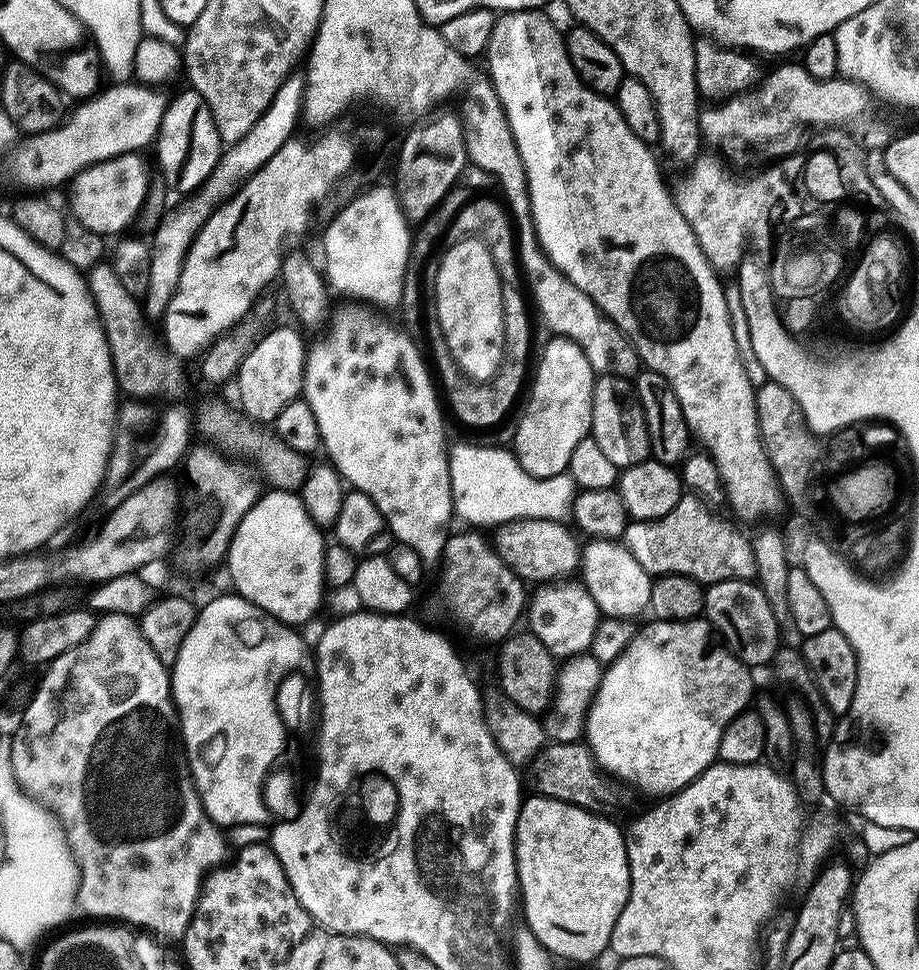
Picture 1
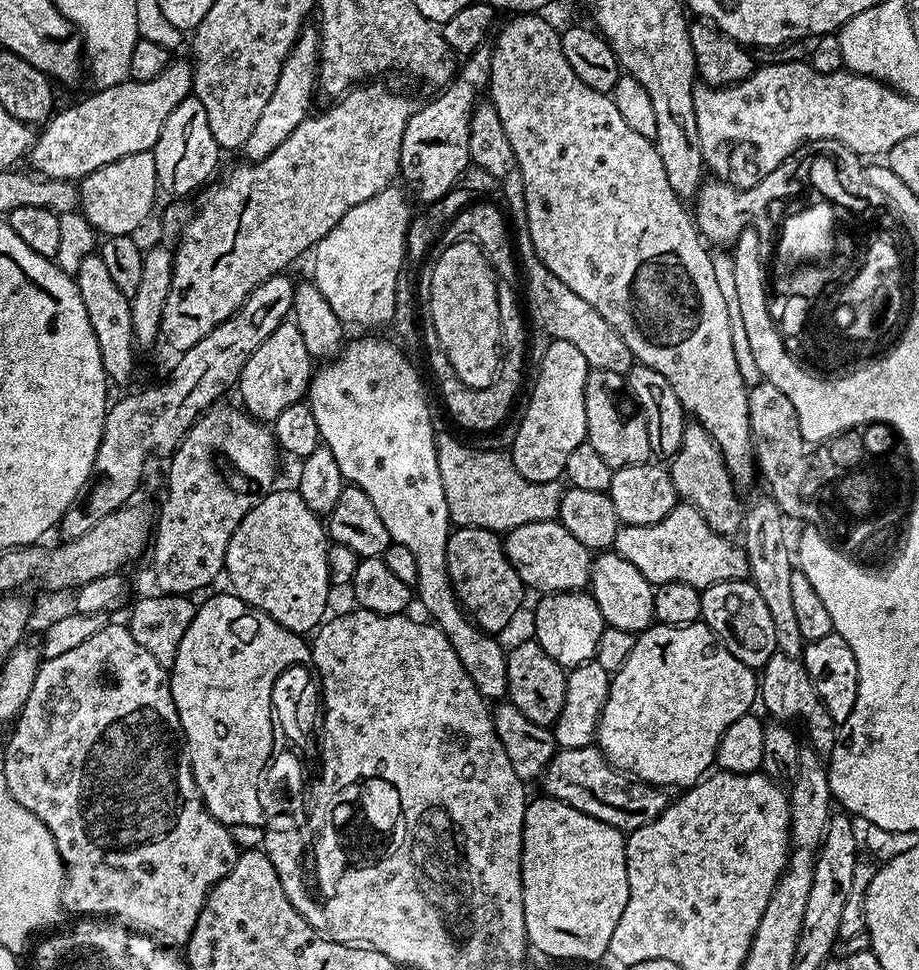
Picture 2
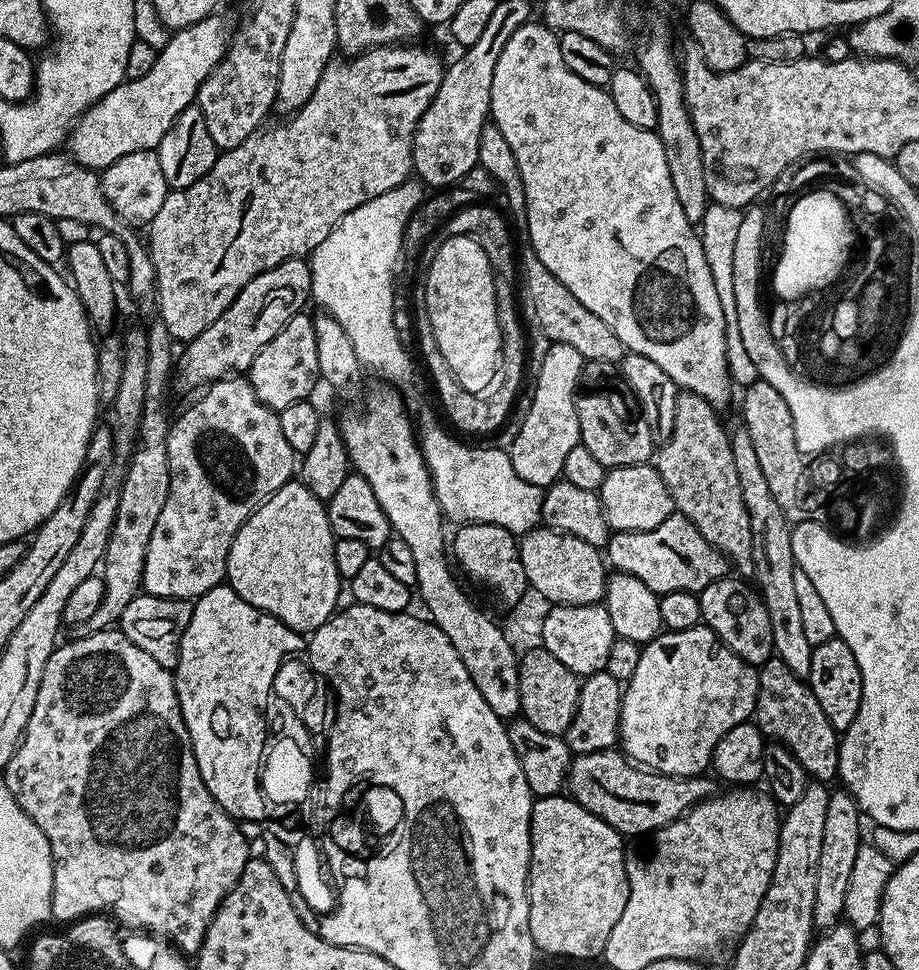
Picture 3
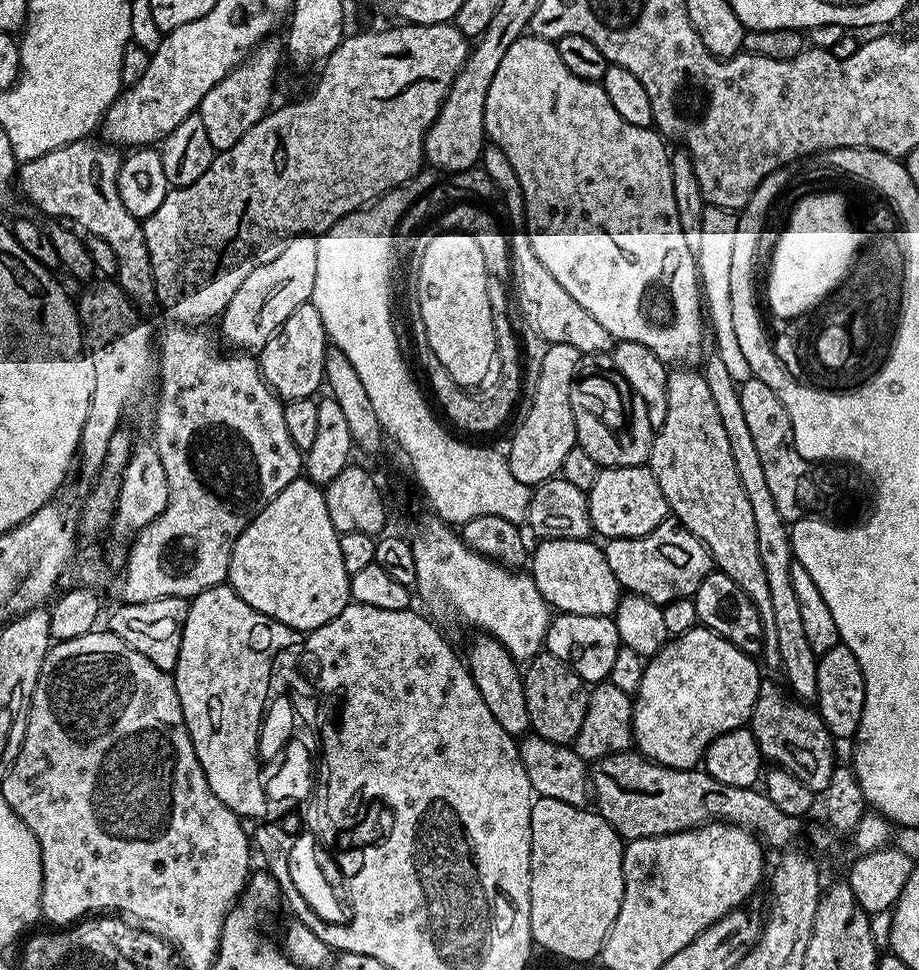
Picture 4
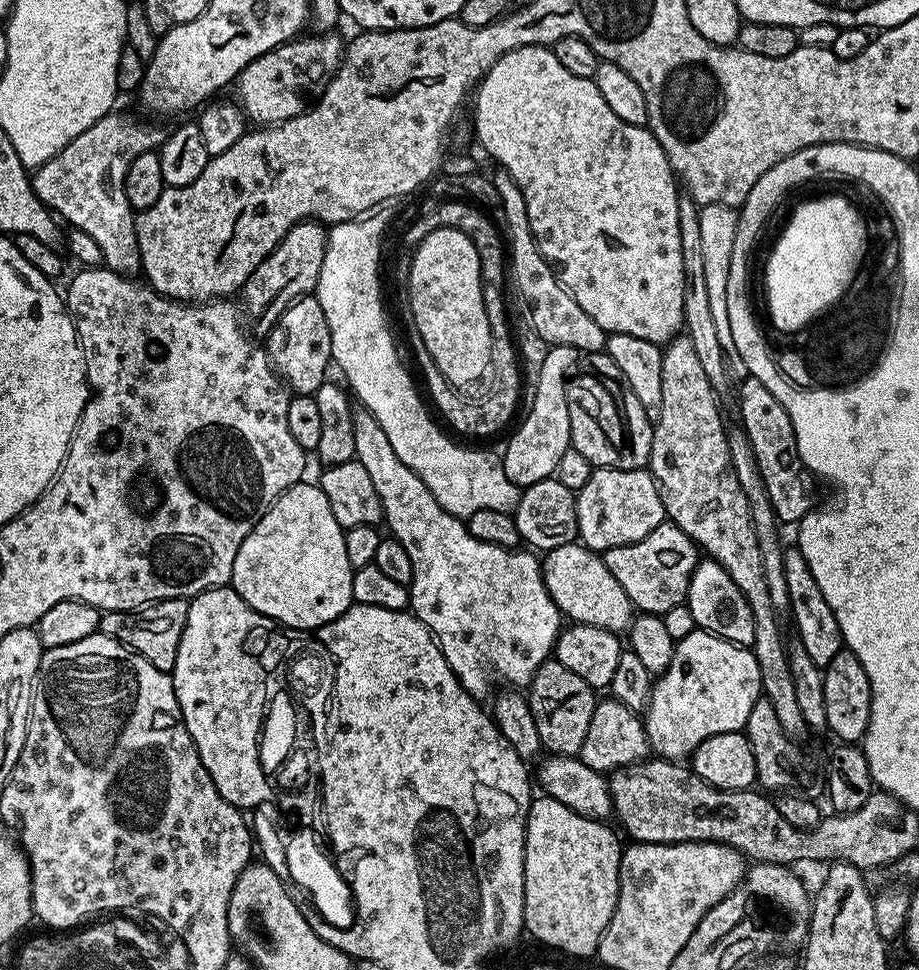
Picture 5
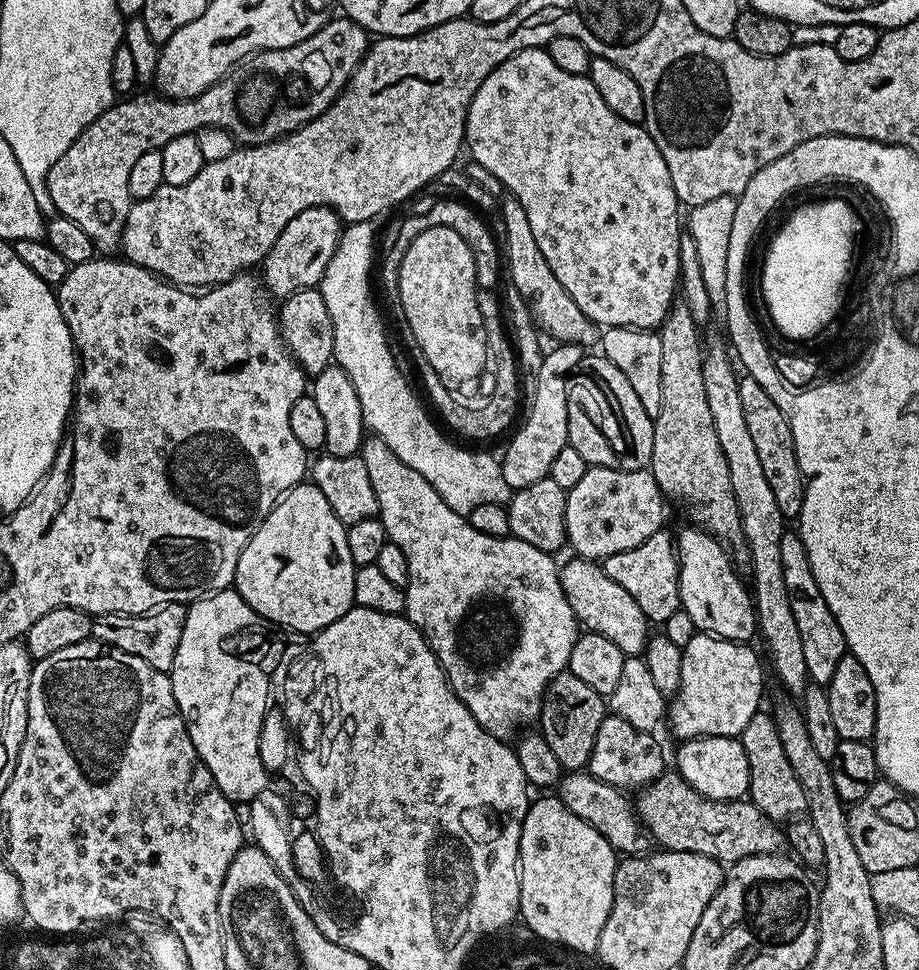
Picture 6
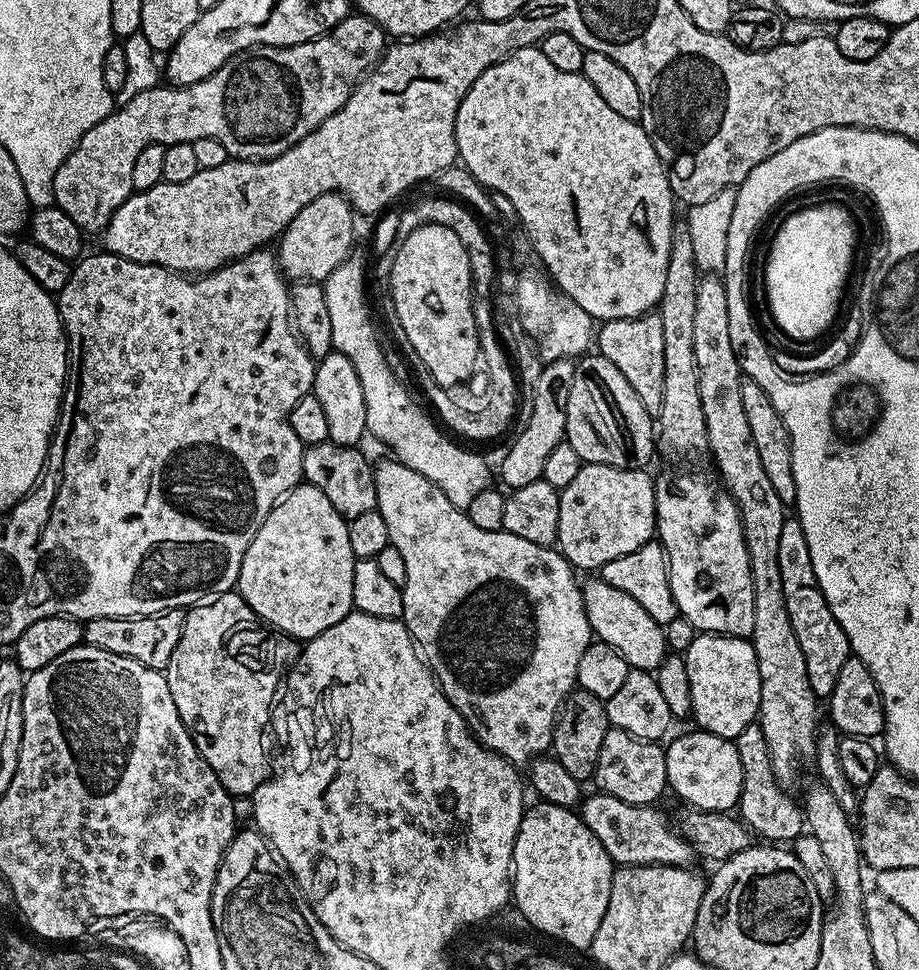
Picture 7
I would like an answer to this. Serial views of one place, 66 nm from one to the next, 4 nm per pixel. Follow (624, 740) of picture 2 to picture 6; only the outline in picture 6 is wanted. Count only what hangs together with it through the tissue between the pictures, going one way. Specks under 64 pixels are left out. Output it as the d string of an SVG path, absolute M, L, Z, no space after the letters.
M698 634L682 649L680 691L667 709L672 732L677 741L695 736L739 737L746 722L761 711L760 695L764 692L764 672L756 652L744 642L724 640L721 636Z

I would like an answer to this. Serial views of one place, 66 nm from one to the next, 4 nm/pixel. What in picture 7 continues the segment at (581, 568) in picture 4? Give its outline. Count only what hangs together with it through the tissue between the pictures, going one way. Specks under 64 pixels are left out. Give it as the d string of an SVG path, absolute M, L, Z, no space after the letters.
M599 578L588 581L585 579L582 591L586 616L599 643L618 650L618 654L626 658L629 669L641 668L643 672L652 672L659 668L669 651L662 625L654 622L654 618L650 618L650 614L646 614L646 610L642 610L642 606L638 606L634 598L630 598L630 594L610 586L610 582Z

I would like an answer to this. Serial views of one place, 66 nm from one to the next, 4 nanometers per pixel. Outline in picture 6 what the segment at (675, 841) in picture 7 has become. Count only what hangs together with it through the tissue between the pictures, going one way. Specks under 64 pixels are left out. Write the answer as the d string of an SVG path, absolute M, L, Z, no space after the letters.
M581 770L568 772L563 777L558 788L558 795L560 801L571 812L578 814L578 818L590 822L590 826L594 826L594 830L598 830L598 834L602 834L602 838L606 838L606 842L610 842L610 846L617 854L639 856L649 851L650 840L642 831L640 817L636 815L633 801L627 800L624 797L627 795L621 789L594 778L586 770Z

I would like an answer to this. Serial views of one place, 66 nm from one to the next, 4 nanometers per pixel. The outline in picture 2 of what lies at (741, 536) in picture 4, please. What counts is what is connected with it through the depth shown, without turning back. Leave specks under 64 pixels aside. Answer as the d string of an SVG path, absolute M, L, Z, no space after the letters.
M692 422L685 427L682 446L678 454L671 457L670 471L677 497L681 501L693 504L702 514L702 518L706 518L710 527L727 537L741 531L745 509L742 504L740 506L740 500L736 497L737 485L724 464L718 446L703 426Z

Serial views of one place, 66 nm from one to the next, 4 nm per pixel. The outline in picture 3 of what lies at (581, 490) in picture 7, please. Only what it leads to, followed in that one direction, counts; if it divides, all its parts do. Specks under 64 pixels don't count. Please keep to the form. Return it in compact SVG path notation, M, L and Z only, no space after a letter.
M651 463L607 469L598 495L609 529L617 532L654 530L674 511L670 490Z

